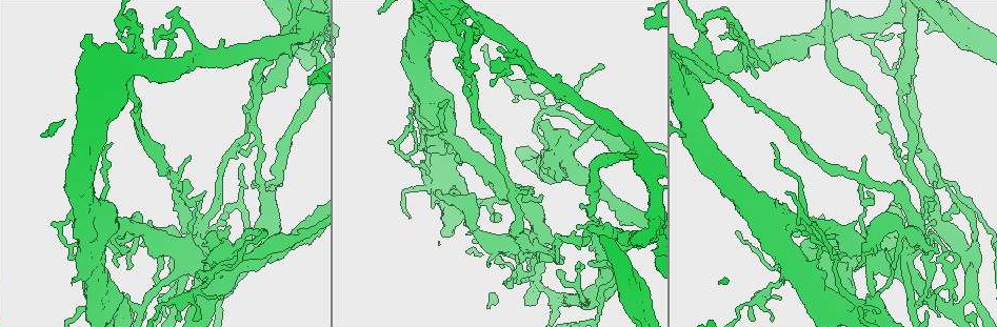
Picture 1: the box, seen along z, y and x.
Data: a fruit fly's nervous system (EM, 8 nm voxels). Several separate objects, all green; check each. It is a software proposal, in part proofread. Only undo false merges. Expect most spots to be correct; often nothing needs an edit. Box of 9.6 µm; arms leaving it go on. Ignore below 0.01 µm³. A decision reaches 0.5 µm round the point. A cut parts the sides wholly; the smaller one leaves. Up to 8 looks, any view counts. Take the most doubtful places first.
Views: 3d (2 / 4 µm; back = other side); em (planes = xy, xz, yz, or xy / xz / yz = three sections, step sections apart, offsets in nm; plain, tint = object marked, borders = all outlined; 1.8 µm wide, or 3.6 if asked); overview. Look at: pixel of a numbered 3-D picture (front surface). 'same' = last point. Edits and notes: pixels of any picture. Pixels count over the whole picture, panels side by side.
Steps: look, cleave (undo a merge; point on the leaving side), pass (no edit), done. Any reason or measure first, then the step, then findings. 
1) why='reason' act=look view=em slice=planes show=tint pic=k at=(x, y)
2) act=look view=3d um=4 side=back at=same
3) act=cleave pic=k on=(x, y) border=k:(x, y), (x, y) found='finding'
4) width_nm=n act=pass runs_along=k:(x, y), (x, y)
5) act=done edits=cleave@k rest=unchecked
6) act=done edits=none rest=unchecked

why='four or more arms meet' act=look view=em slice=planes show=borders pic=1 at=(946, 305)

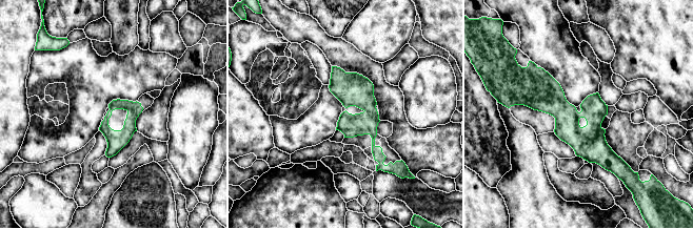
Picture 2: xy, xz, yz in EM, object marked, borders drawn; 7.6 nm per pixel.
act=pass found='one neuron here'

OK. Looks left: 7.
why='abrupt turn' act=look view=em slice=xy step=4 show=tint pic=1 at=(146, 68)

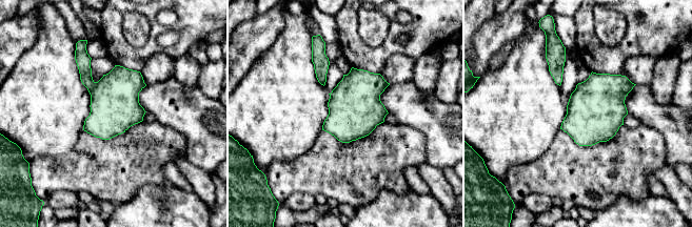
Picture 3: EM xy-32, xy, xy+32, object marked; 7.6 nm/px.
act=look view=em slice=planes show=tint at=same

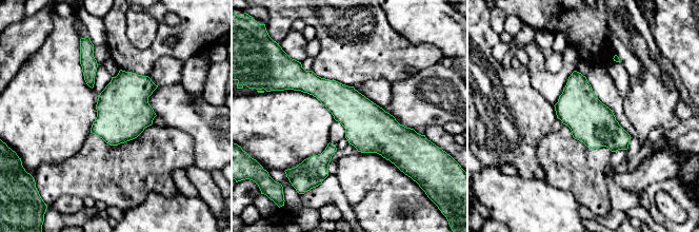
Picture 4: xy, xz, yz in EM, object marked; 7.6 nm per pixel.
width_nm=340 act=pass found='continuous, no second neuron'

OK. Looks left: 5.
why='sharp bend' act=look view=em um=3.6 slice=xy step=4 show=tint pic=1 at=(297, 23)

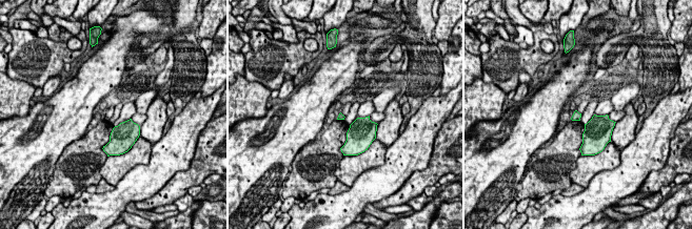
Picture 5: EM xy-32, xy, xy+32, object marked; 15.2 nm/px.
why='another direction' act=look view=em um=3.6 slice=planes show=tint at=same

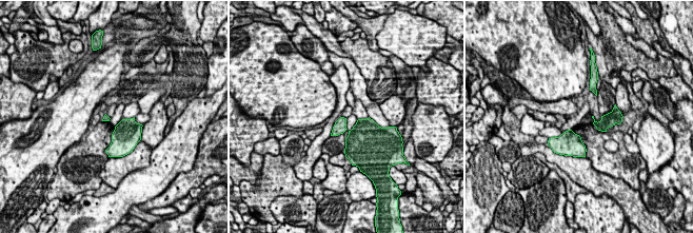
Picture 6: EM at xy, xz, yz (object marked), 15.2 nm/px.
act=pass found='one neuron here'

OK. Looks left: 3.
act=done edits=none rest=unchecked

